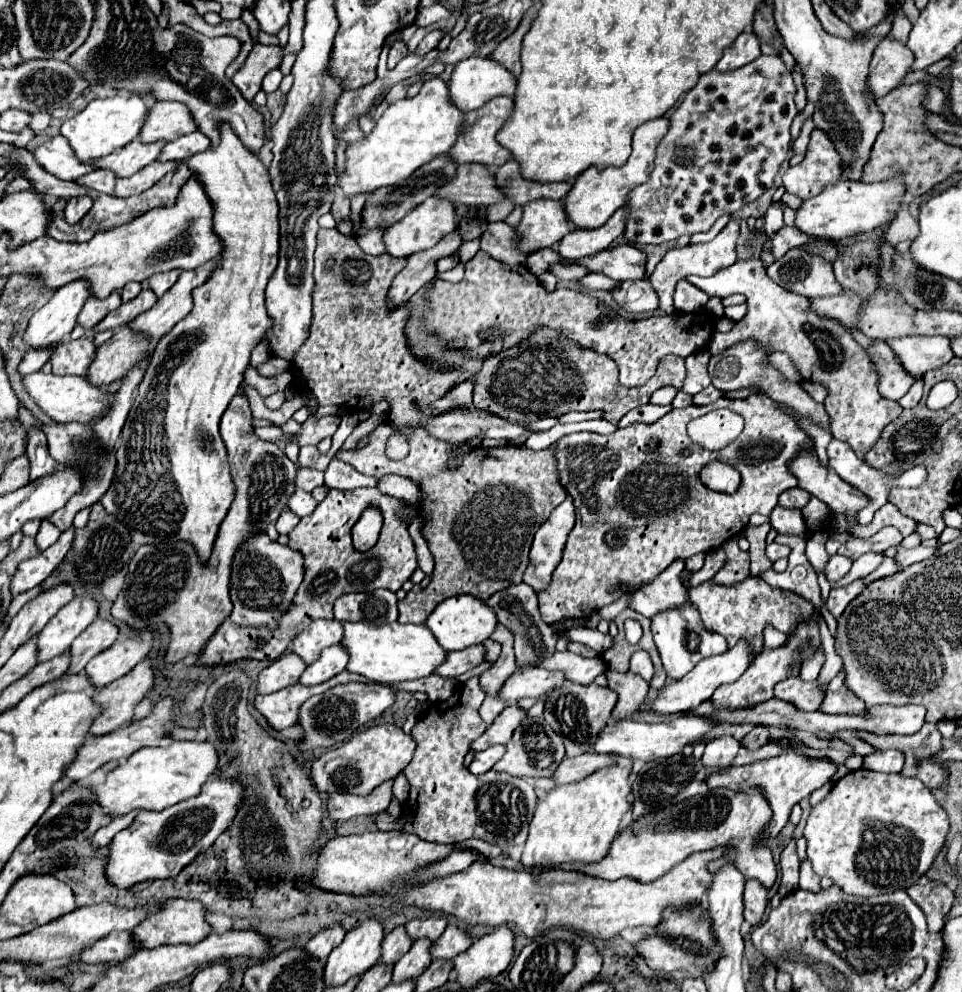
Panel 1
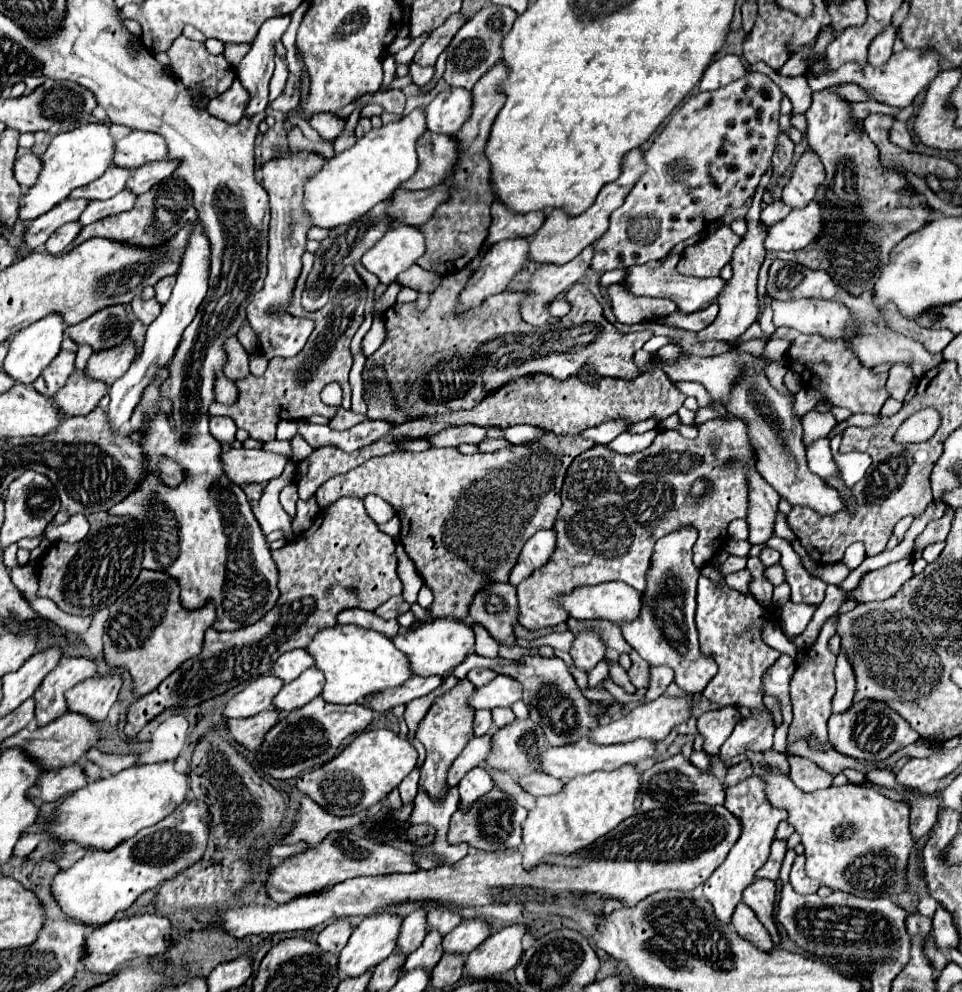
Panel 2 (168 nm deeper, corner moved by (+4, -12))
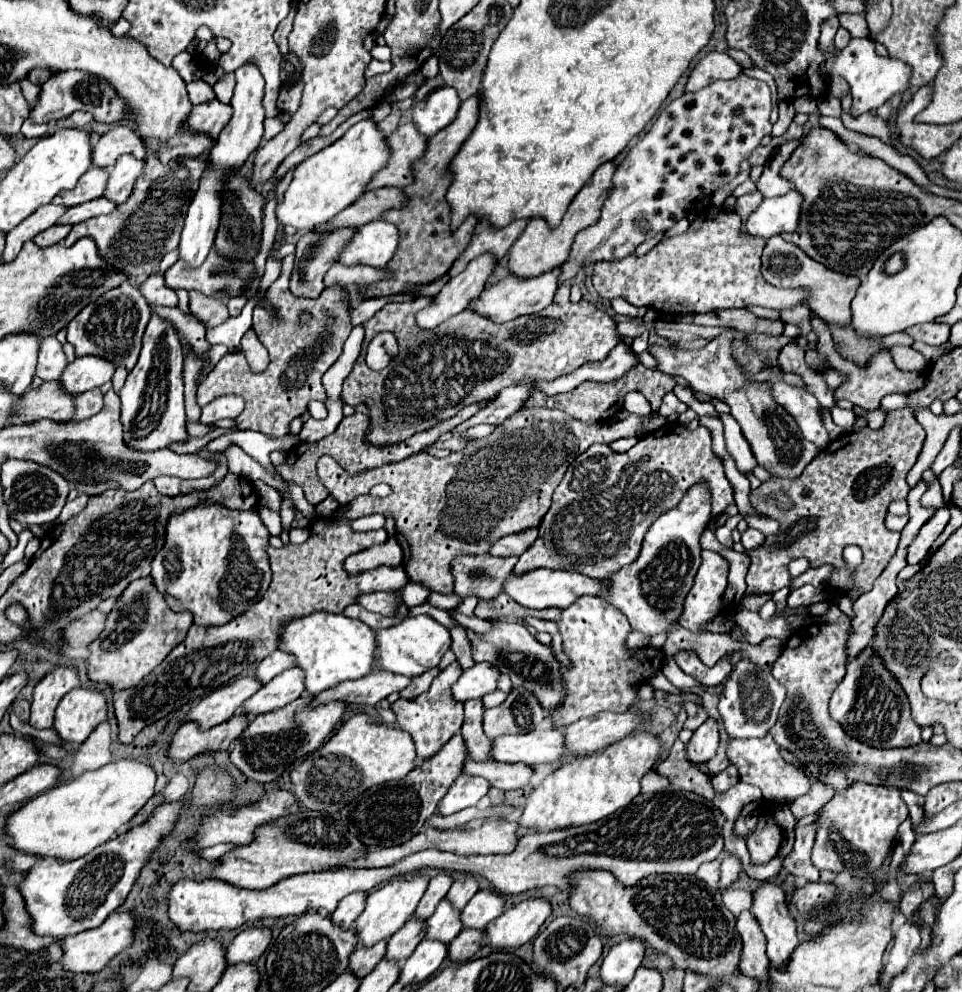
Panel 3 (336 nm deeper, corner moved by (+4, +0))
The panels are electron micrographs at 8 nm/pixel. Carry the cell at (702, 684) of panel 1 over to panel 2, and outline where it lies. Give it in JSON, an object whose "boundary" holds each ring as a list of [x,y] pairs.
{"boundary":[[[659,696],[653,702],[645,702],[641,706],[637,706],[635,710],[631,710],[627,716],[623,716],[617,722],[605,722],[605,724],[597,724],[595,728],[591,728],[591,734],[587,736],[589,740],[593,740],[593,744],[625,744],[637,738],[645,738],[645,740],[663,740],[673,726],[683,724],[689,720],[689,708],[693,706],[693,702],[685,700],[685,698],[669,698],[669,696]]]}

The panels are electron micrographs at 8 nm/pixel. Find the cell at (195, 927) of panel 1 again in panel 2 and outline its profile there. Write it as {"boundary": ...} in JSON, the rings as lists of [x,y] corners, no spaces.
{"boundary":[[[141,914],[131,918],[115,918],[109,924],[95,928],[85,938],[85,956],[83,966],[93,974],[111,974],[117,966],[125,966],[135,958],[151,958],[169,948],[165,936],[171,932],[171,924],[167,918],[157,914]]]}

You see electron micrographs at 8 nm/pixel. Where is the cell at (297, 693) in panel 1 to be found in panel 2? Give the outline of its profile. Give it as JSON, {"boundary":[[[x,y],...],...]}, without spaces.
{"boundary":[[[265,710],[259,712],[251,718],[241,718],[241,720],[227,720],[225,726],[233,738],[233,742],[241,744],[247,750],[255,750],[261,746],[267,730],[277,722],[279,712],[275,710]]]}

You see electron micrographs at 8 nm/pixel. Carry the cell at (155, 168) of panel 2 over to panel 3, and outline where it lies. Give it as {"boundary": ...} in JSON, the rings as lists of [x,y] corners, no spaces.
{"boundary":[[[129,154],[121,156],[109,172],[109,182],[107,182],[105,196],[115,200],[117,204],[125,202],[129,198],[131,190],[133,190],[135,180],[141,176],[143,168],[145,168],[145,160],[139,160],[139,158],[129,156]]]}

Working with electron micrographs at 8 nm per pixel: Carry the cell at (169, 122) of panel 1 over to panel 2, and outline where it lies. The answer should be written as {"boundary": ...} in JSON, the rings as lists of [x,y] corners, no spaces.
{"boundary":[[[133,130],[123,140],[115,142],[115,166],[135,170],[145,162],[163,160],[167,156],[167,144],[159,134]]]}

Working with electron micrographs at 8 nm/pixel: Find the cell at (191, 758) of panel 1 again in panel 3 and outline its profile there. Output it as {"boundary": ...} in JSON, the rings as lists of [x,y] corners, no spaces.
{"boundary":[[[117,760],[97,770],[87,770],[71,782],[39,794],[13,812],[7,820],[7,834],[13,838],[11,846],[61,860],[85,856],[99,844],[113,840],[117,830],[155,796],[155,778],[155,770],[137,760]]]}

